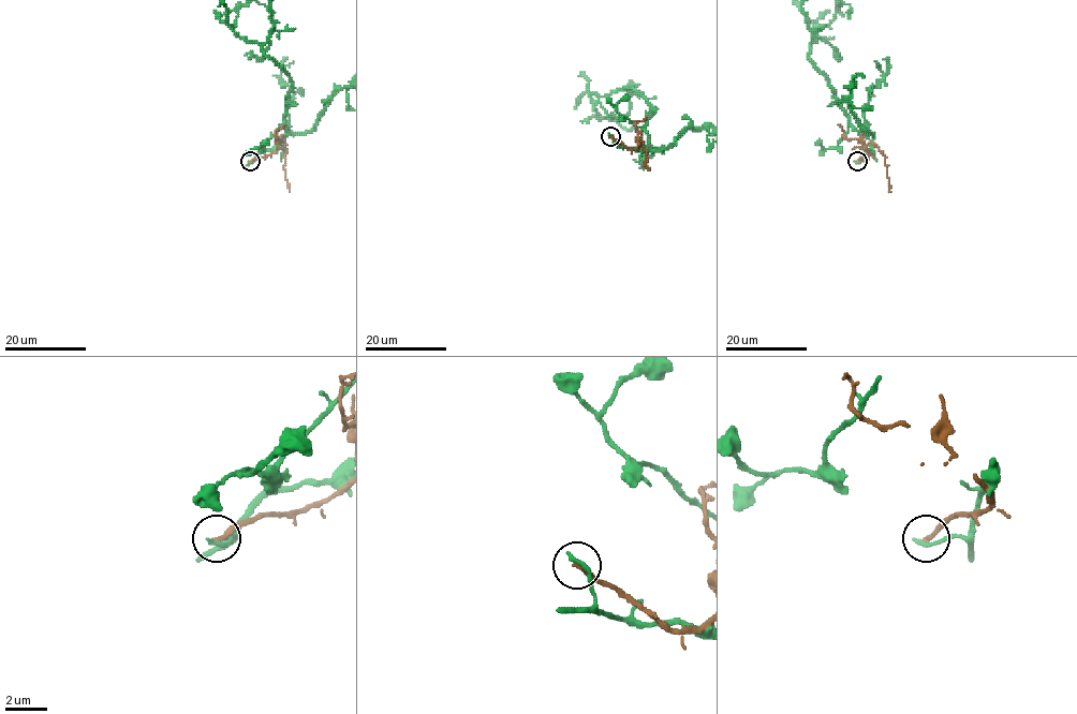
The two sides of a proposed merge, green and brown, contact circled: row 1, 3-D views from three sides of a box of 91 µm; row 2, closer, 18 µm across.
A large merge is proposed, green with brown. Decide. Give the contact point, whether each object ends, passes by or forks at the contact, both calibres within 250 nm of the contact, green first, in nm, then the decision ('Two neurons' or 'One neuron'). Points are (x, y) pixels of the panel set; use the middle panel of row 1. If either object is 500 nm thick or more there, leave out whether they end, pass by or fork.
Place: (610, 136). At the ring green ends. At the ring brown ends. Thickness 240 nm (green) against 240 nm. Two neurons

